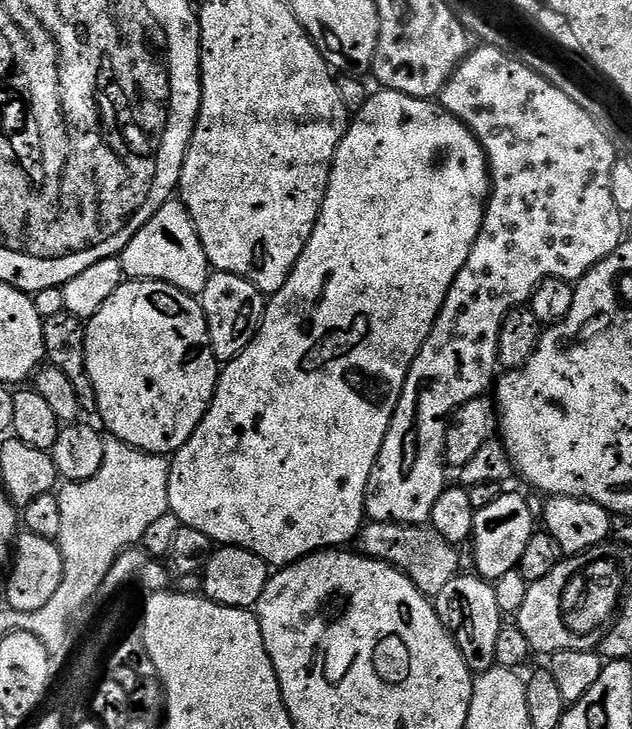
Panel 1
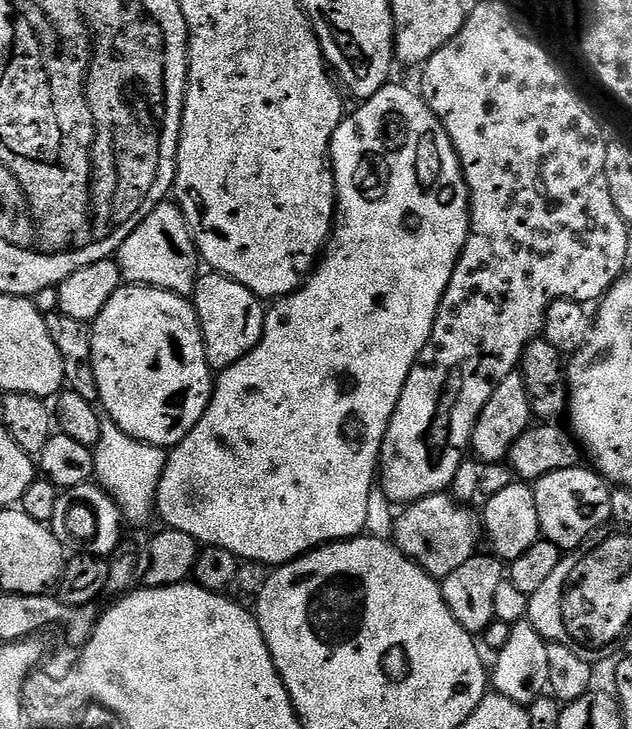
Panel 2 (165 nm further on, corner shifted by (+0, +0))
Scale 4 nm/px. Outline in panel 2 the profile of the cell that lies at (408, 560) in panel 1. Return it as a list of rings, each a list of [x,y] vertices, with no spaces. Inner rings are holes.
[[[436,492],[433,496],[427,496],[421,500],[415,500],[413,504],[407,505],[395,517],[395,535],[394,543],[400,549],[401,554],[409,556],[426,575],[435,578],[437,581],[443,582],[450,574],[454,574],[454,570],[458,570],[458,566],[462,566],[462,562],[470,562],[470,558],[477,555],[476,548],[482,544],[482,520],[479,515],[476,516],[471,512],[467,503],[461,502],[451,494],[444,492]]]

